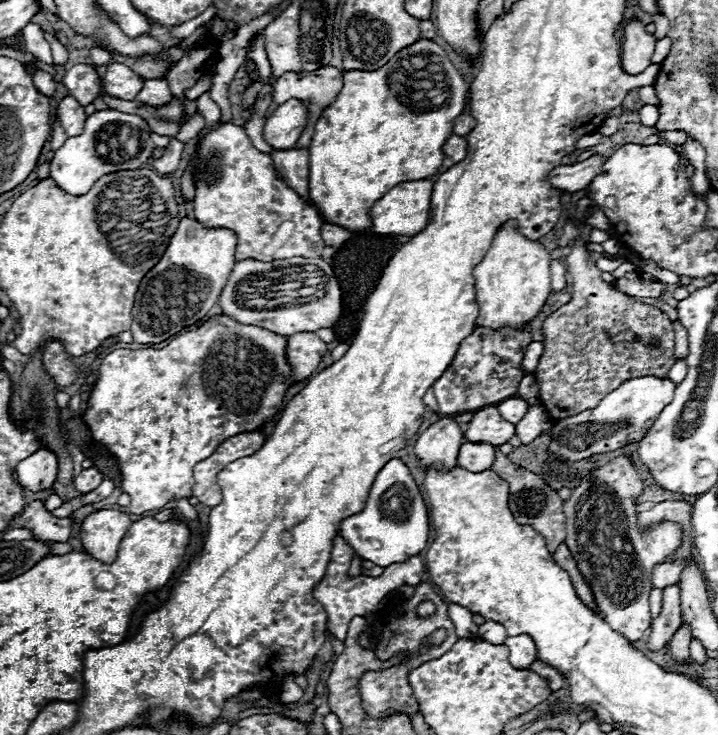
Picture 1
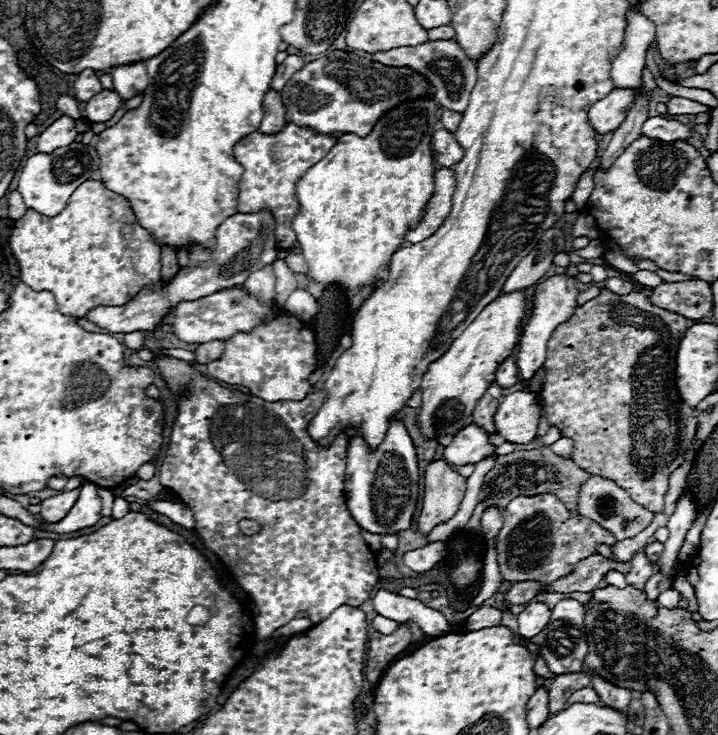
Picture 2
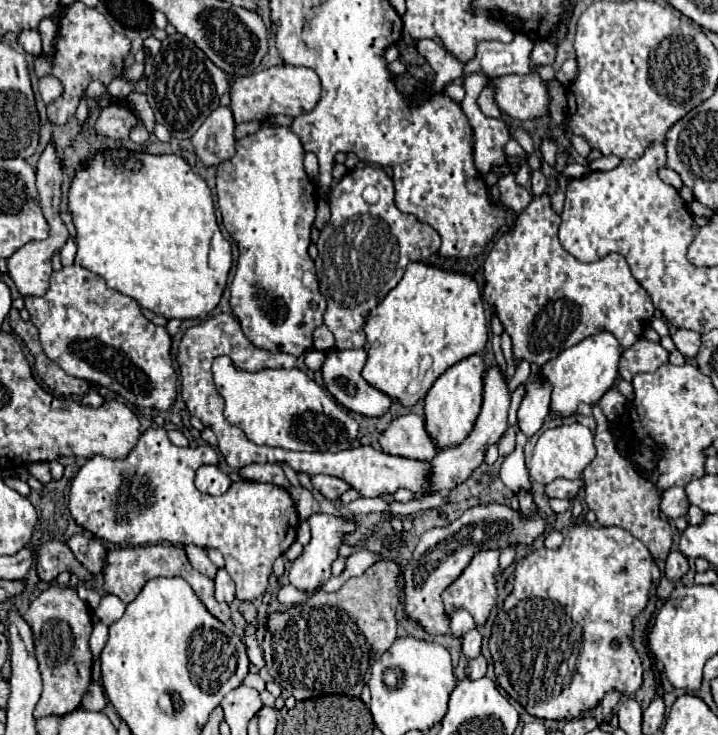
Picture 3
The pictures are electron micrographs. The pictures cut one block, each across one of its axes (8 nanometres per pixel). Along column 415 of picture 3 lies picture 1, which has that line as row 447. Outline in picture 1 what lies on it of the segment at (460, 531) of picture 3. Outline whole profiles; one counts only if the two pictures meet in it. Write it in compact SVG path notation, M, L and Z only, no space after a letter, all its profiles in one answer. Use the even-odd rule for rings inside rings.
M640 376L622 382L616 390L606 394L606 398L592 410L560 420L554 424L550 450L566 460L582 460L592 454L612 452L626 444L640 442L656 422L656 416L664 410L666 404L674 398L676 384L670 378L658 376Z

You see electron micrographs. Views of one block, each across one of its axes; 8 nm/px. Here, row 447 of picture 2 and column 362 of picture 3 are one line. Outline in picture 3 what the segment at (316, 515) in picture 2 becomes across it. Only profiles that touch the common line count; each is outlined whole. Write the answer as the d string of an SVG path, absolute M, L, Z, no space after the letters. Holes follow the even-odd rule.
M366 166L350 170L328 196L332 218L322 230L318 240L318 252L322 256L320 290L328 302L324 312L324 324L336 338L338 350L364 348L366 336L362 330L364 318L380 300L400 282L410 262L426 260L440 248L440 236L414 216L400 212L394 206L394 186L382 168ZM366 186L374 186L380 192L376 204L368 204L362 198Z

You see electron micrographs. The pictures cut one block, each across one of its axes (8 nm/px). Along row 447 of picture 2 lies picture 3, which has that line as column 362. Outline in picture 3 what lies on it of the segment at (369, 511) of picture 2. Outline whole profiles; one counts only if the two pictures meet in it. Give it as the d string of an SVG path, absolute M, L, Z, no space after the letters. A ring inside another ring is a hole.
M360 348L360 350L330 350L326 354L326 360L322 364L322 374L324 374L324 384L328 388L328 392L348 410L352 412L358 412L358 414L364 414L364 416L382 416L390 404L392 404L392 398L390 396L384 396L384 392L372 388L362 376L362 366L366 362L366 352Z

